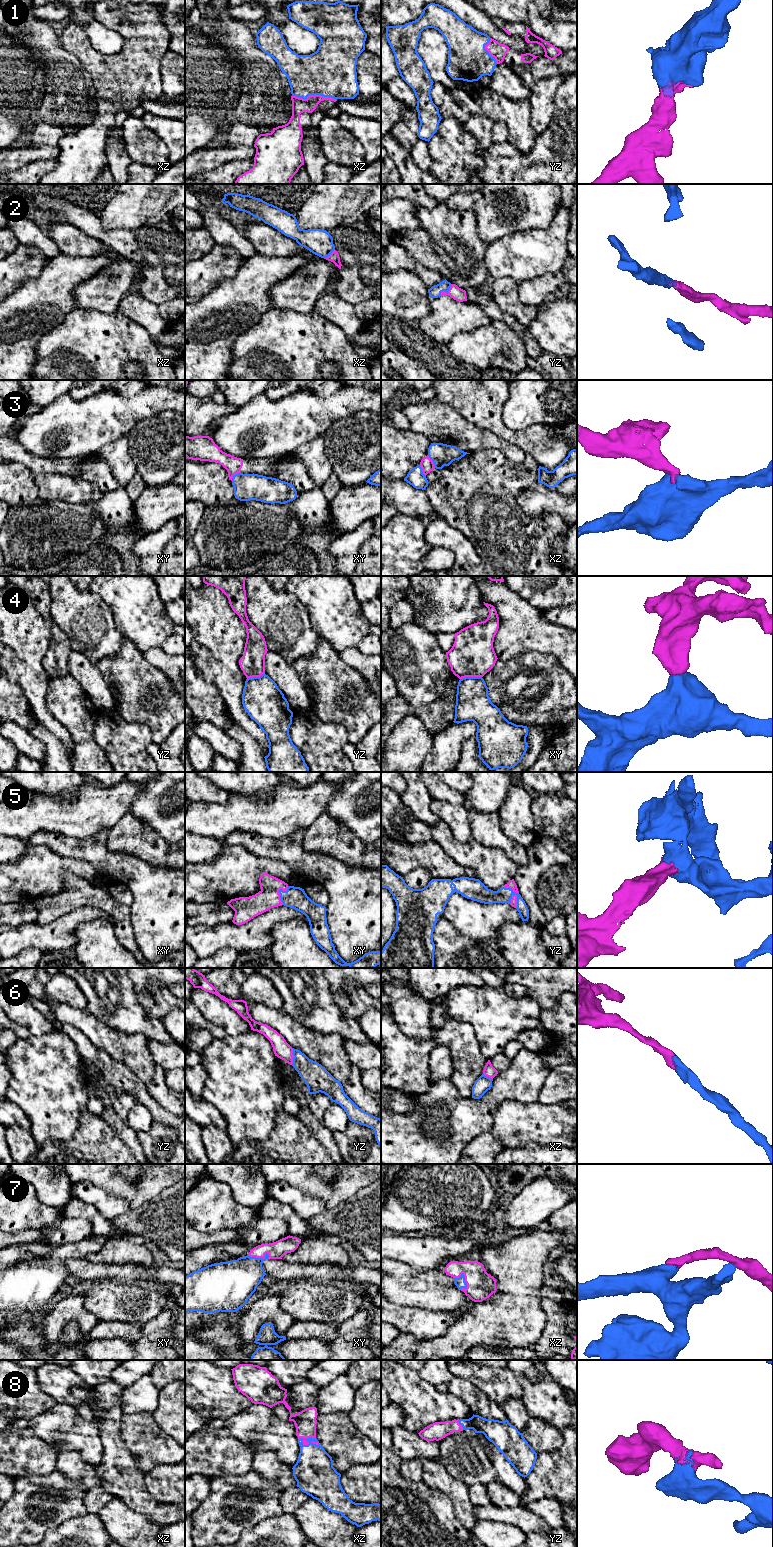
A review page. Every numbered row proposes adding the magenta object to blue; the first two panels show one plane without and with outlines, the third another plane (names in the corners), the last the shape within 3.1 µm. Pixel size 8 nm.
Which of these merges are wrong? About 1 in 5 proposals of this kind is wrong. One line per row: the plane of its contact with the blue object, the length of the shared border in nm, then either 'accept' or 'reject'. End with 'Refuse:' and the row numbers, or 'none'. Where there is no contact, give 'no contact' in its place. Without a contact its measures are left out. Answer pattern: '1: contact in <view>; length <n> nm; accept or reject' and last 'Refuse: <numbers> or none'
1: contact in xz; length 360 nm; accept
2: contact in yz; length 130 nm; accept
3: contact in xz; length 120 nm; reject
4: contact in xy; length 180 nm; reject
5: contact in yz; length 200 nm; accept
6: contact in yz; length 140 nm; accept
7: contact in xz; length 150 nm; accept
8: contact in xz; length 180 nm; accept
Refuse: 3, 4

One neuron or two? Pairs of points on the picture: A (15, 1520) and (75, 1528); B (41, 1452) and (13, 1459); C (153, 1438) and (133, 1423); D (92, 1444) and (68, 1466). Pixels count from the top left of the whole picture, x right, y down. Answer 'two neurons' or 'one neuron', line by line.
A: two neurons
B: one neuron
C: one neuron
D: two neurons

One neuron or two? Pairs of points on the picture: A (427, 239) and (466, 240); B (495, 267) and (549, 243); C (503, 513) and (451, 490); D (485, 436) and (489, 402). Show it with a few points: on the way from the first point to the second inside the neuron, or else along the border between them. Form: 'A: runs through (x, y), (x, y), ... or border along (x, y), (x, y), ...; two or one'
A: runs through (437, 240), (456, 240); one
B: runs through (508, 257), (536, 252); one
C: runs through (490, 512), (475, 497), (464, 496); one
D: border along (465, 419), (480, 427), (489, 429), (507, 441); two

